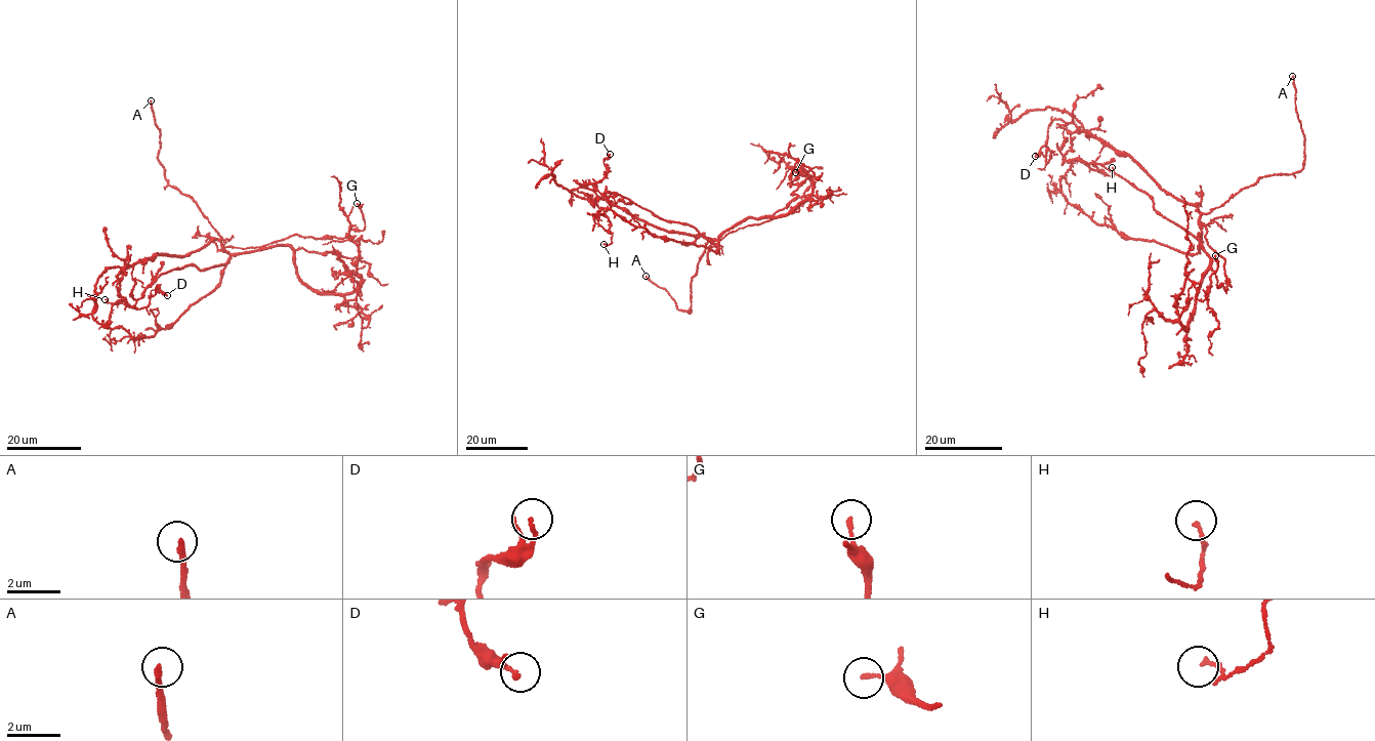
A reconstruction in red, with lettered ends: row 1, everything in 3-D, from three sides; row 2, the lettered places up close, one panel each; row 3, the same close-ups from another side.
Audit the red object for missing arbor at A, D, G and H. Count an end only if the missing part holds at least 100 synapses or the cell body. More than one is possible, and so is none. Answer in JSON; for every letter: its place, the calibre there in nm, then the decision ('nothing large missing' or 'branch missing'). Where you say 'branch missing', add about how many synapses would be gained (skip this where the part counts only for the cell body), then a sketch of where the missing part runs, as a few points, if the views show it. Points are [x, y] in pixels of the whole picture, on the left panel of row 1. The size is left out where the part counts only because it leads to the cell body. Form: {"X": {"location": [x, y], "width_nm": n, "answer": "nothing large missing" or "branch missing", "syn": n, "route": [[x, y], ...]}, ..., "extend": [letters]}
{"A": {"location": [151, 100], "width_nm": 200, "answer": "branch missing", "route": [[151, 100], [150, 91], [161, 79], [179, 77], [202, 87]]}, "D": {"location": [167, 295], "width_nm": 120, "answer": "nothing large missing"}, "G": {"location": [357, 203], "width_nm": 160, "answer": "nothing large missing"}, "H": {"location": [105, 299], "width_nm": 130, "answer": "nothing large missing"}, "extend": ["A"]}

